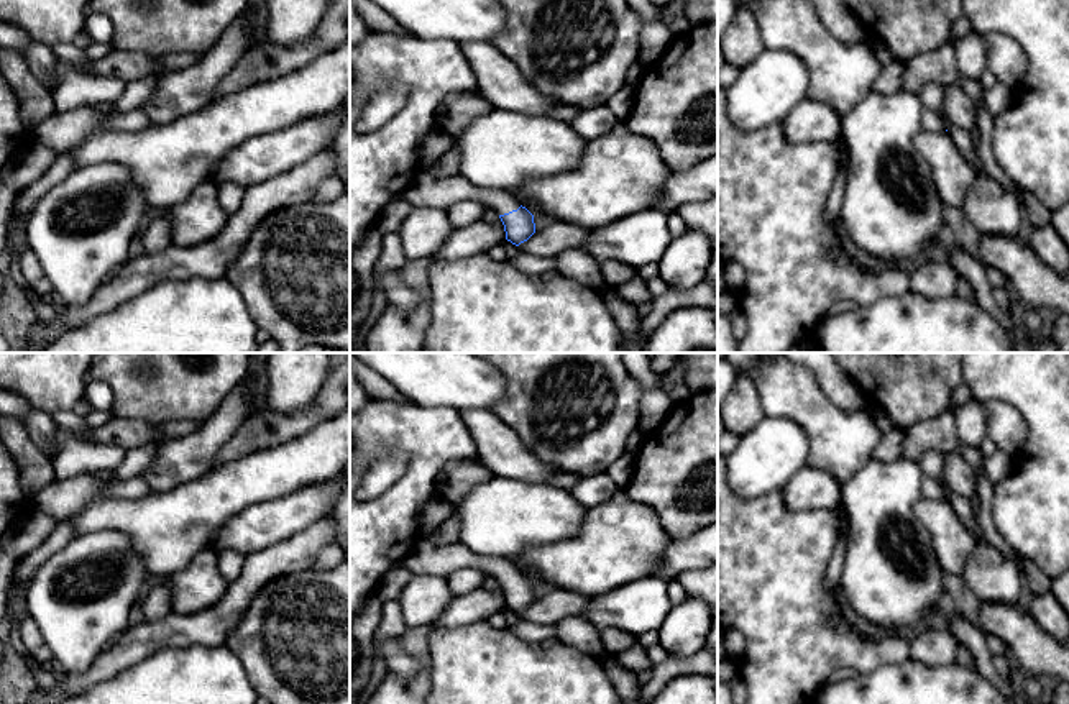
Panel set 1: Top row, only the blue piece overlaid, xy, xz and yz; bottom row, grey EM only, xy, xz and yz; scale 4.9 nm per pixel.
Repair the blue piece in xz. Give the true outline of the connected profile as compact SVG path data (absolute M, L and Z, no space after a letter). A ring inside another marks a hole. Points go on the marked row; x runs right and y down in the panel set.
M419 171L412 185L402 194L414 207L448 208L461 200L478 200L499 213L506 240L519 246L535 233L534 215L519 203L511 190L479 189L458 172L435 179Z

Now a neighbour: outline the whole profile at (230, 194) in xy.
M225 182L218 187L218 200L228 217L240 208L243 195L245 189L235 182Z

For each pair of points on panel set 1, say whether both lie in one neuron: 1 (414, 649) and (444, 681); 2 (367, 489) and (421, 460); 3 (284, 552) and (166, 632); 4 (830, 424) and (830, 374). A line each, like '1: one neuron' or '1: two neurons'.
1: two neurons
2: two neurons
3: one neuron
4: two neurons

